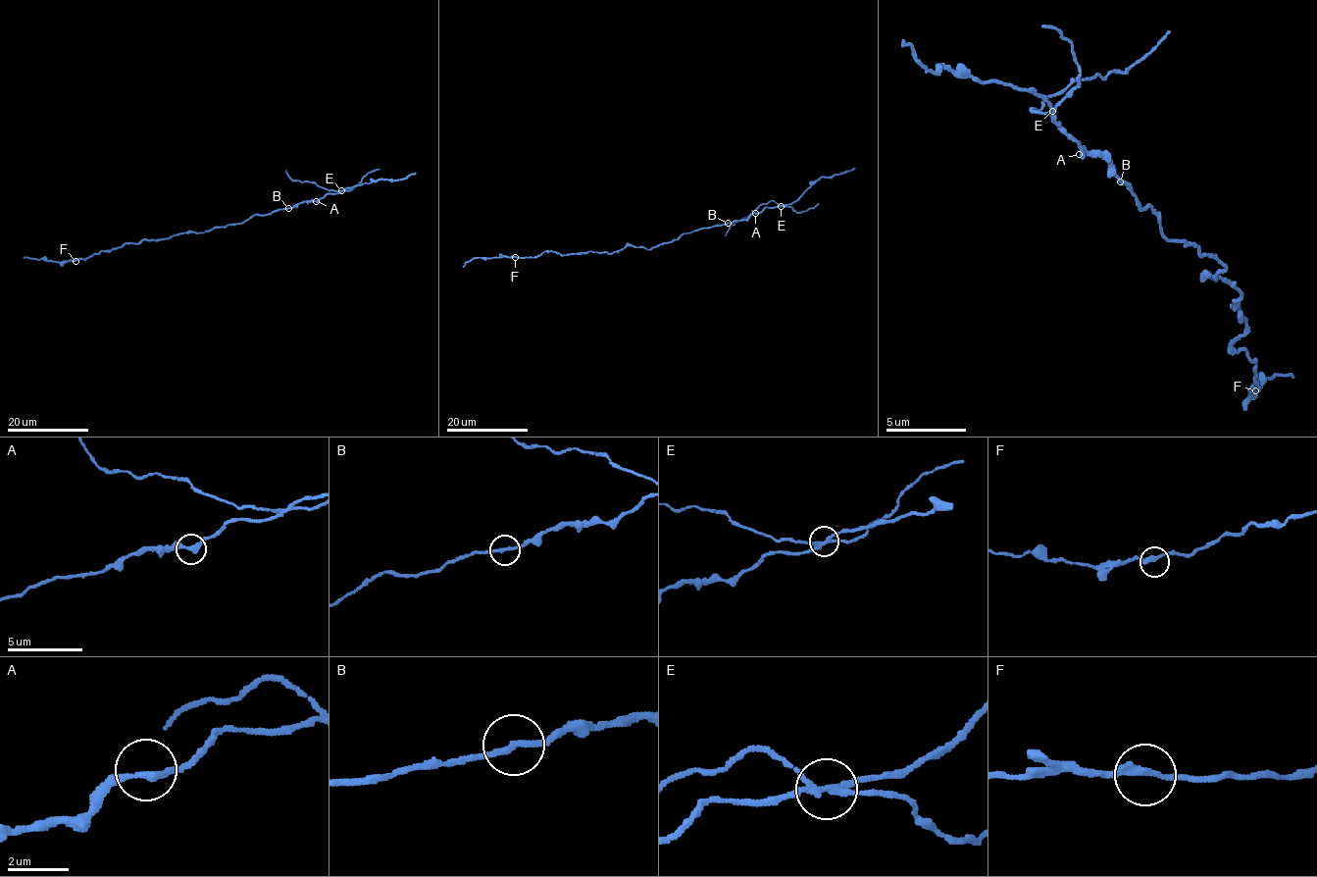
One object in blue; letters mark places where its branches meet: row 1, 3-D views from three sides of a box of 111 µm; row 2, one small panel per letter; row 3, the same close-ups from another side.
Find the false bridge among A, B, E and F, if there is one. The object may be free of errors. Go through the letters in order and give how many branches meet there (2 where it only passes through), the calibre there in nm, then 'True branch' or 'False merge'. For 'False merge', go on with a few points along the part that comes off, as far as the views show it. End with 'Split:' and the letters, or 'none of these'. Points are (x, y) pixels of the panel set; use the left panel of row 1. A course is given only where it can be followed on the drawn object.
A: Branches: 2. Thickness 240 nm. True branch
B: Branches: 2. Thickness 200 nm. True branch
E: Branches: 4. Thickness 220 nm. False merge. Course of the part to remove: (341, 190), (293, 180), (285, 170)
F: Branches: 2. Thickness 260 nm. True branch
Split: E

